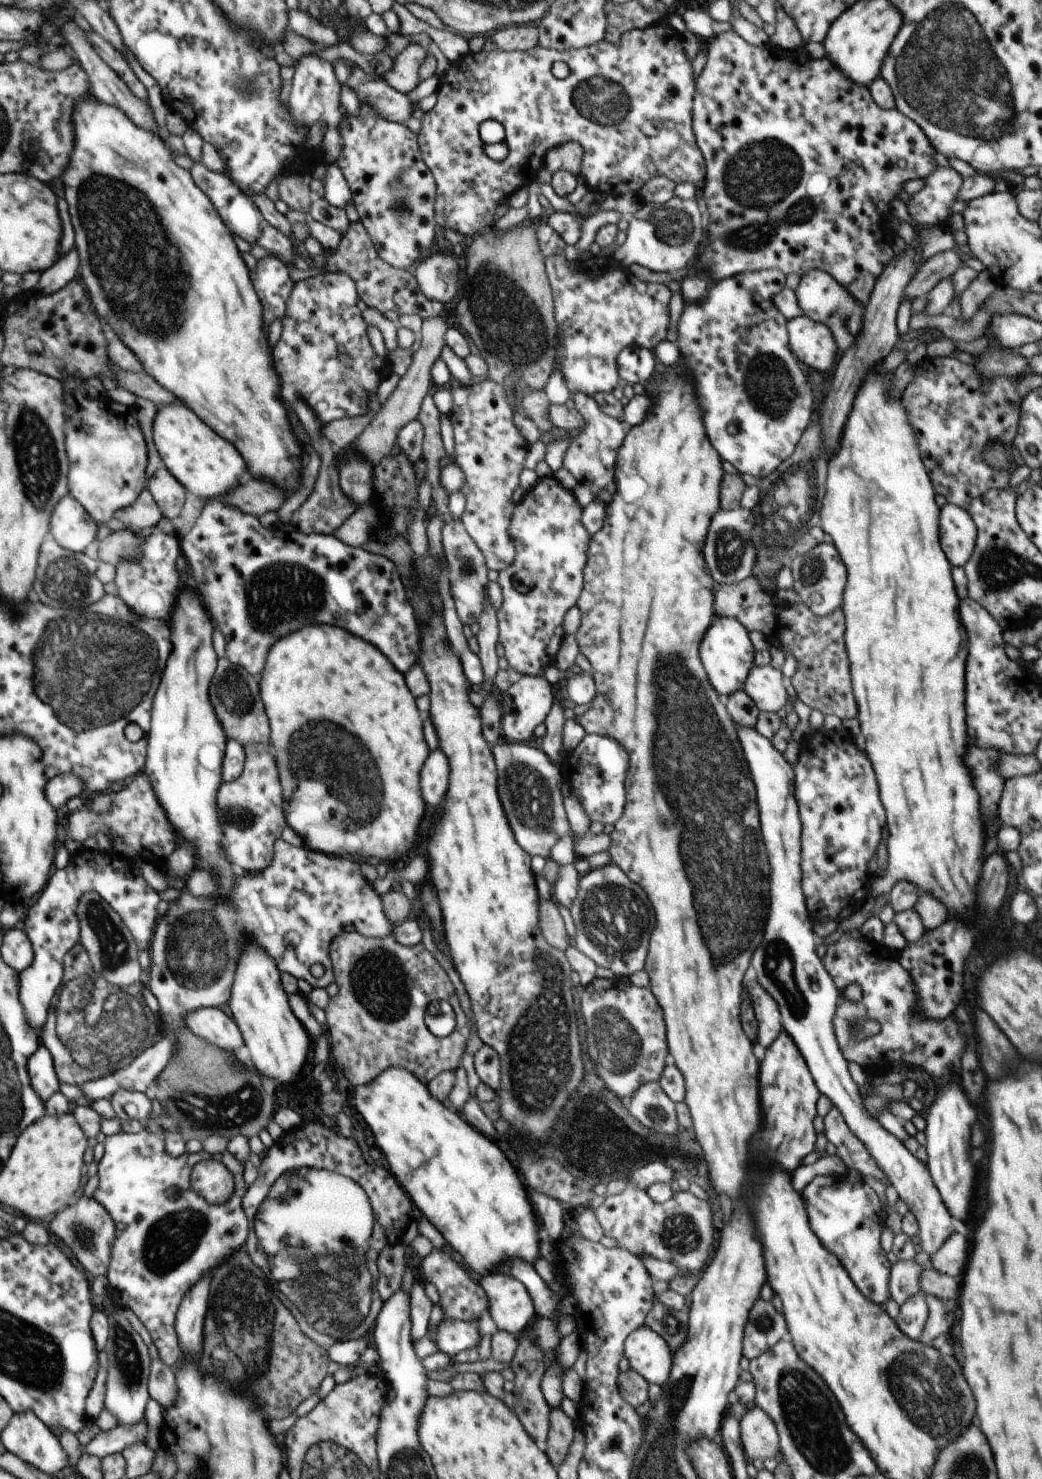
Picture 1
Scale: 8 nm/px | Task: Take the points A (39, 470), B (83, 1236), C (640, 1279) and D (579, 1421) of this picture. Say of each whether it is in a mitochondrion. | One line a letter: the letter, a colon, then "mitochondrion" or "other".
A: mitochondrion
B: mitochondrion
C: other
D: other

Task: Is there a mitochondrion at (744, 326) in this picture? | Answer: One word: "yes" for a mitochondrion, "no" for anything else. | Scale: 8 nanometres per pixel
no

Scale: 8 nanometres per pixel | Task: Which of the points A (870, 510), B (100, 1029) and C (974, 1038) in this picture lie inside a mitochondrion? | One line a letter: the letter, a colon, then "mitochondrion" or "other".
A: mitochondrion
B: mitochondrion
C: other

